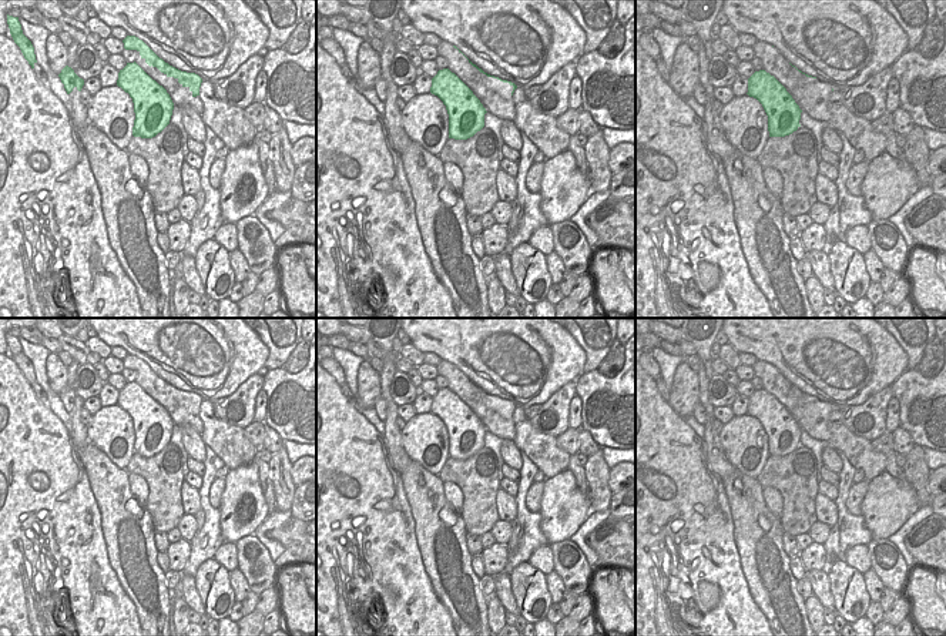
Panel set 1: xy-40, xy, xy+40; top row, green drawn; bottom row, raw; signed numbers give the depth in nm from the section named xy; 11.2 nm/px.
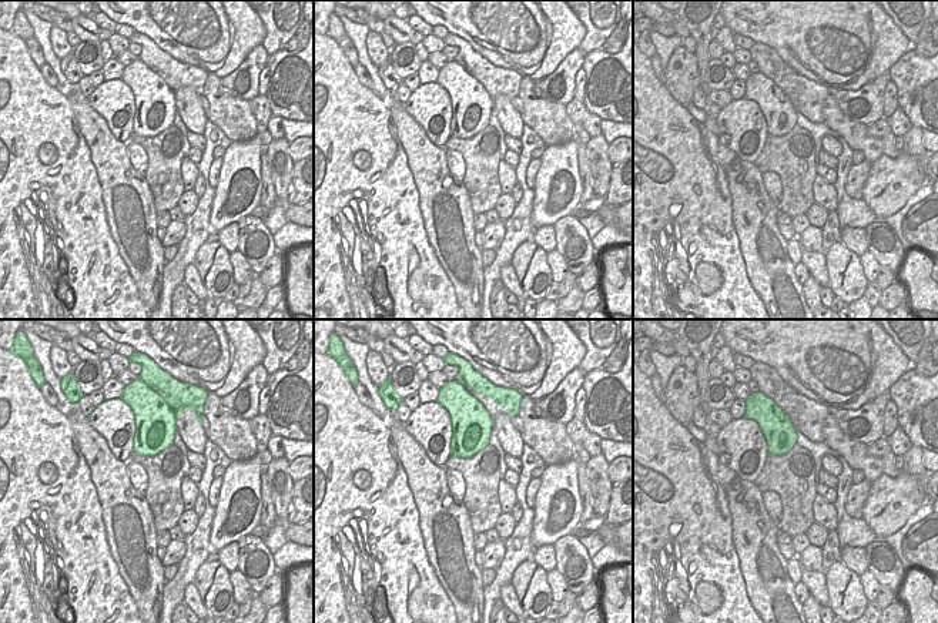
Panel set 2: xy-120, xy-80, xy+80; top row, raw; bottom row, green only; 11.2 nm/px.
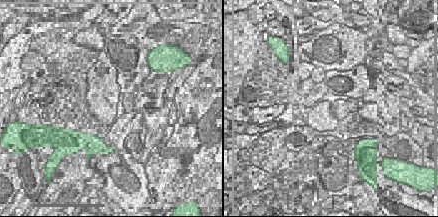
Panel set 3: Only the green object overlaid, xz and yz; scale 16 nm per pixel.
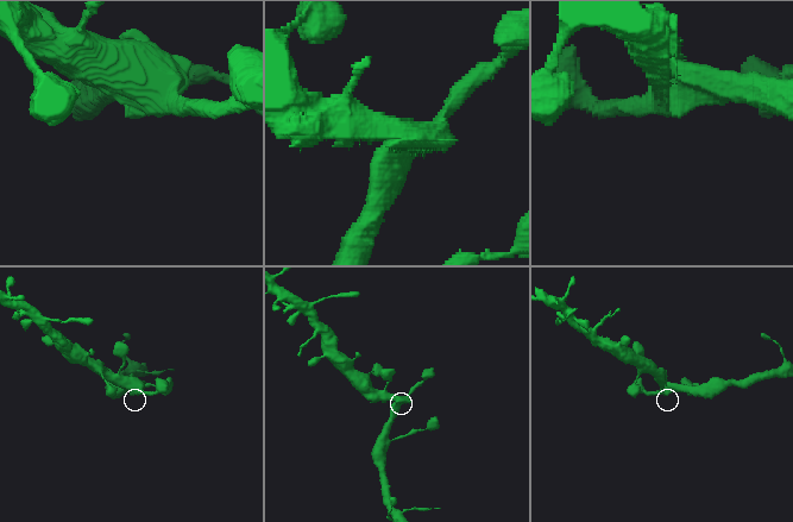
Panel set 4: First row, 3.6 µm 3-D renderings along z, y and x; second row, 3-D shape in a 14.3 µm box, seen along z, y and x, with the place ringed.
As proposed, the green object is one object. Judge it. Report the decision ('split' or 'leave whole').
split

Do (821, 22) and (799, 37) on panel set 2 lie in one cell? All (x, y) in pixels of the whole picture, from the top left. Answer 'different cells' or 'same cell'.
same cell

